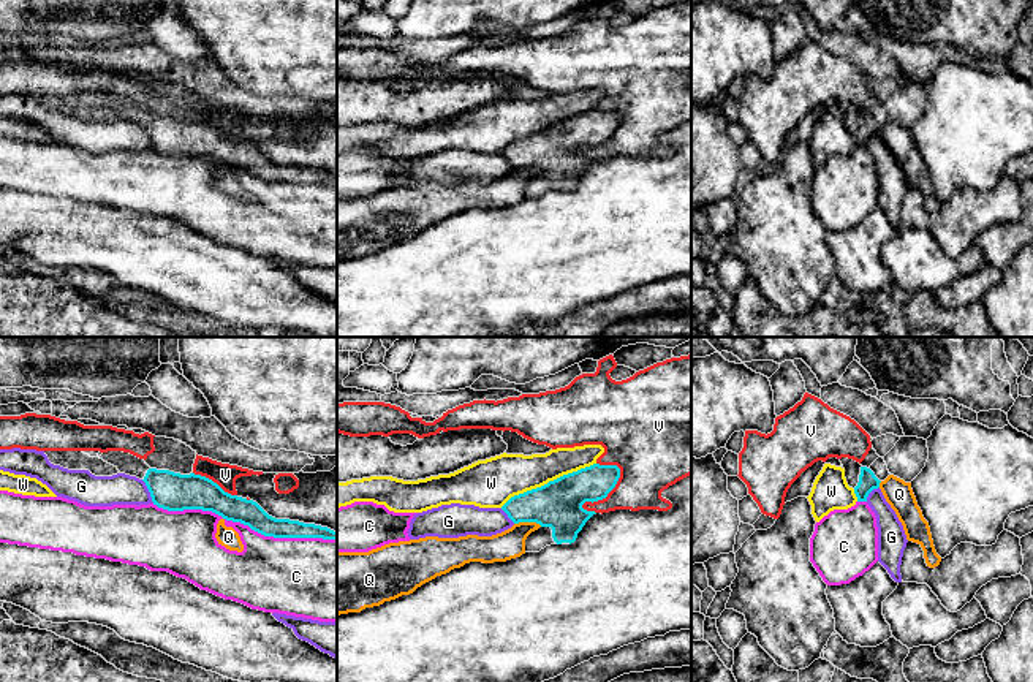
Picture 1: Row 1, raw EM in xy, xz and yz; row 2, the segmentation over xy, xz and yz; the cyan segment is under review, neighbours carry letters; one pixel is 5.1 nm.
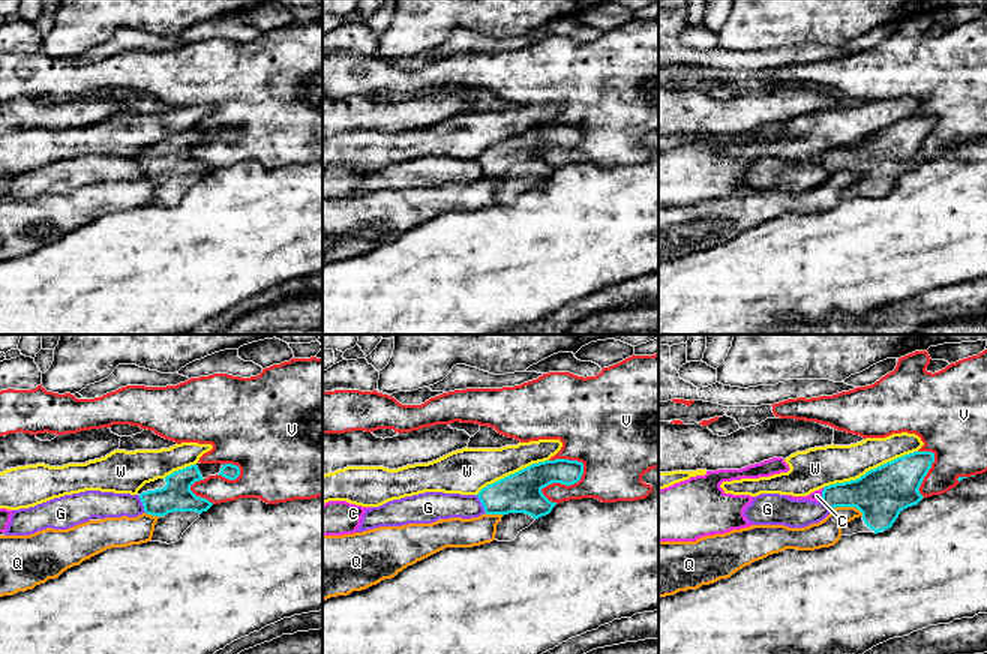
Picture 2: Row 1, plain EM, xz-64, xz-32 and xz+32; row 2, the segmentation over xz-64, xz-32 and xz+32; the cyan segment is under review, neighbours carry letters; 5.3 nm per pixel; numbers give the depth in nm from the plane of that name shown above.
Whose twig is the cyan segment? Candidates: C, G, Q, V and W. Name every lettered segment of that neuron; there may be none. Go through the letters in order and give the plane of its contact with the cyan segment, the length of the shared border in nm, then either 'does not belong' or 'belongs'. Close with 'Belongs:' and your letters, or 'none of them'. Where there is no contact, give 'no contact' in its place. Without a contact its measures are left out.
C: contact in xy; length 950 nm; does not belong
G: contact in xy; length 140 nm; does not belong
Q: contact in xz; length 140 nm; does not belong
V: contact in xz; length 280 nm; does not belong
W: contact in xz; length 550 nm; does not belong
Belongs: none of them

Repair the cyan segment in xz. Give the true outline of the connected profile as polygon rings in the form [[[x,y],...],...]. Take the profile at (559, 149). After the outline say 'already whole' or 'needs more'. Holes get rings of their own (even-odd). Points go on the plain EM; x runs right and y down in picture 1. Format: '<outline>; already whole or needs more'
[[[593,109],[514,141],[501,155],[514,169],[536,168],[541,171],[527,182],[525,198],[539,198],[551,190],[571,190],[585,168],[596,160],[584,155],[582,150],[606,144],[619,123],[617,111]]]; needs more

